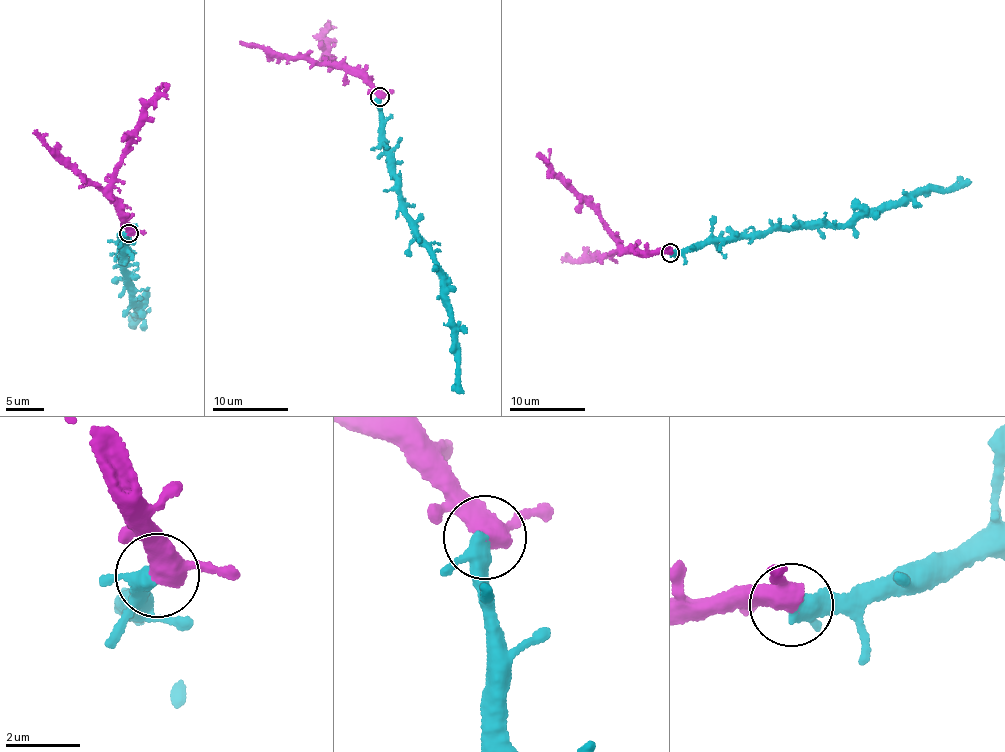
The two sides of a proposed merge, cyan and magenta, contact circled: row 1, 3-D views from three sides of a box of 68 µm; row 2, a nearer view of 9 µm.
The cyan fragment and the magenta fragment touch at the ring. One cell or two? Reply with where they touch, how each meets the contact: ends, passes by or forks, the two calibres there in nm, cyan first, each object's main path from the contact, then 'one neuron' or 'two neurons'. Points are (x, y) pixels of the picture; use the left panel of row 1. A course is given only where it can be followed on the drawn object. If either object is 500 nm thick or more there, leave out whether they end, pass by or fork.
at (128, 233); cyan passes by; magenta passes by; 400 nm thick on the cyan side, 480 nm on the other; cyan runs (127, 233), (119, 250), (131, 303), (137, 301), (134, 310), (140, 316), (133, 325), (135, 328); magenta runs (128, 232), (111, 193), (142, 112), (169, 85); two neurons

